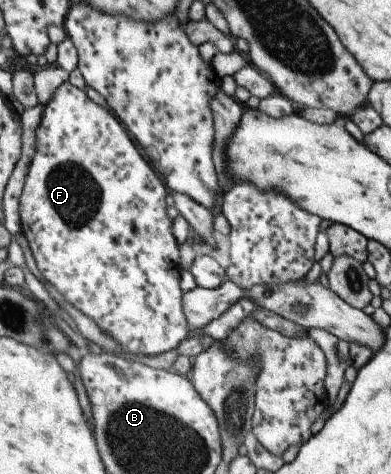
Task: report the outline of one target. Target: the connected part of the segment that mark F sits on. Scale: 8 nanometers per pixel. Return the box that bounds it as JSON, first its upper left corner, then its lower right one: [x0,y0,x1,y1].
[17,81,190,356]

